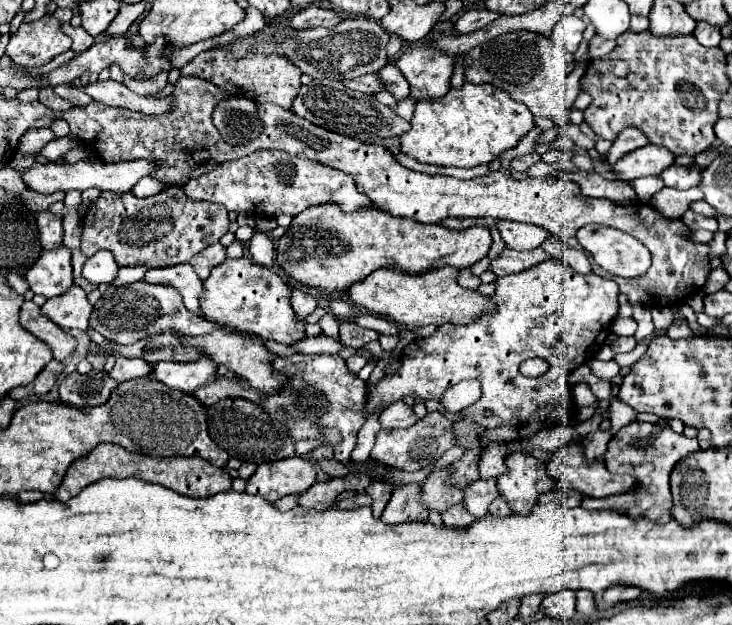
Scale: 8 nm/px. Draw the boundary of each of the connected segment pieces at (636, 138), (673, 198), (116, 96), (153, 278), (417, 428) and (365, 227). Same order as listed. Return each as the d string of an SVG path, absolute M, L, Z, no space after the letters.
M626 128L626 130L620 132L618 138L612 142L612 148L608 150L608 160L610 160L610 162L616 162L618 156L622 156L622 154L626 154L626 152L630 152L630 150L636 150L636 148L640 148L640 146L646 146L648 142L650 142L650 140L648 140L646 134L642 136L642 132L638 132L636 128Z
M662 188L658 194L652 196L650 204L668 218L680 218L694 200L702 200L702 198L704 194L700 192L700 188L690 188L690 190Z
M76 78L76 80L72 80L72 86L80 88L88 96L92 96L96 102L102 102L106 106L122 106L128 110L144 112L144 114L160 114L160 112L168 110L168 98L152 100L152 98L140 96L140 94L132 92L126 84L116 82L116 80L106 80L106 82L98 80L98 82L82 84L80 78Z
M178 264L178 266L168 266L168 268L152 268L144 276L146 282L150 284L166 284L176 288L182 294L182 300L186 302L186 308L202 314L198 296L202 288L202 280L196 276L194 268L190 264Z
M430 412L410 428L380 430L376 434L376 444L370 452L370 458L378 464L386 464L386 466L414 472L414 470L422 470L426 466L436 464L440 460L440 456L456 444L456 440L458 440L458 436L452 430L452 422L440 412Z
M328 202L328 204L310 206L298 216L294 216L292 224L286 228L286 234L278 240L276 262L296 282L306 286L316 286L328 292L336 292L336 290L350 288L350 284L364 280L368 274L372 274L378 268L400 268L410 274L422 274L442 266L468 268L470 264L482 260L488 254L490 246L492 246L492 238L488 228L484 226L472 226L466 230L450 230L442 224L420 224L416 220L396 218L376 206L366 206L356 212L344 212L338 204Z

